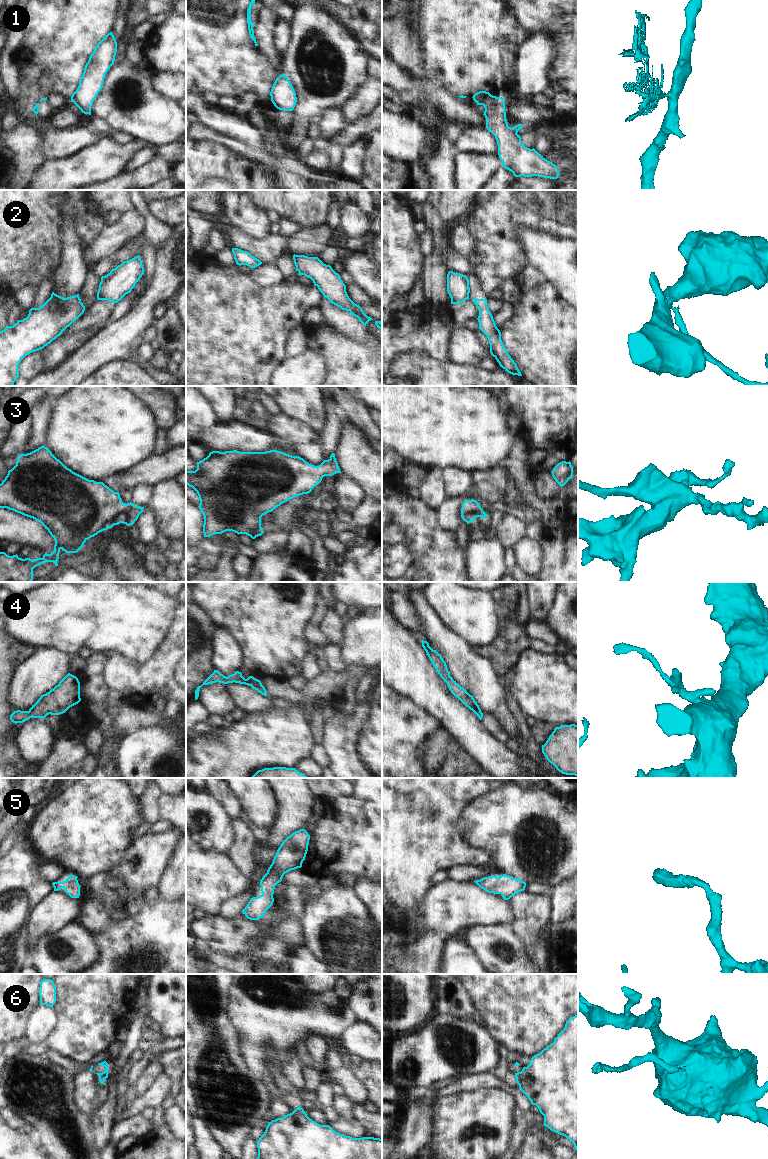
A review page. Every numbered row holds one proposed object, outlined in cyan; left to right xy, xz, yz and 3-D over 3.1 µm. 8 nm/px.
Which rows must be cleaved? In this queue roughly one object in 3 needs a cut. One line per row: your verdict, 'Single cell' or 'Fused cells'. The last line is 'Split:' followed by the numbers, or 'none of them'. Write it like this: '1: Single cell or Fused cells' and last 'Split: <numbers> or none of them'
1: Fused cells
2: Fused cells
3: Single cell
4: Single cell
5: Single cell
6: Fused cells
Split: 1, 2, 6.

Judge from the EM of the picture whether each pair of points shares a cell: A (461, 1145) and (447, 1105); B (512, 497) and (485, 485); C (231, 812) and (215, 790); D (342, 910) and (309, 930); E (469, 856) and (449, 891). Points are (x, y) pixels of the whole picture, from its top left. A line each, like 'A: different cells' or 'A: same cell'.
A: same cell
B: same cell
C: same cell
D: same cell
E: different cells

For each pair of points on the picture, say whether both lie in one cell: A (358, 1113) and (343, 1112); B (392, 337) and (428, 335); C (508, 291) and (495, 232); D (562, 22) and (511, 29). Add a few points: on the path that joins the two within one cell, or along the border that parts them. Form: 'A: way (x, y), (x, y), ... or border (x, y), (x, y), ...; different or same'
A: border (354, 1103), (353, 1117); different
B: way (401, 337), (404, 335), (419, 335); same
C: border (516, 277), (506, 279), (500, 288); different
D: border (511, 10), (525, 38); different

